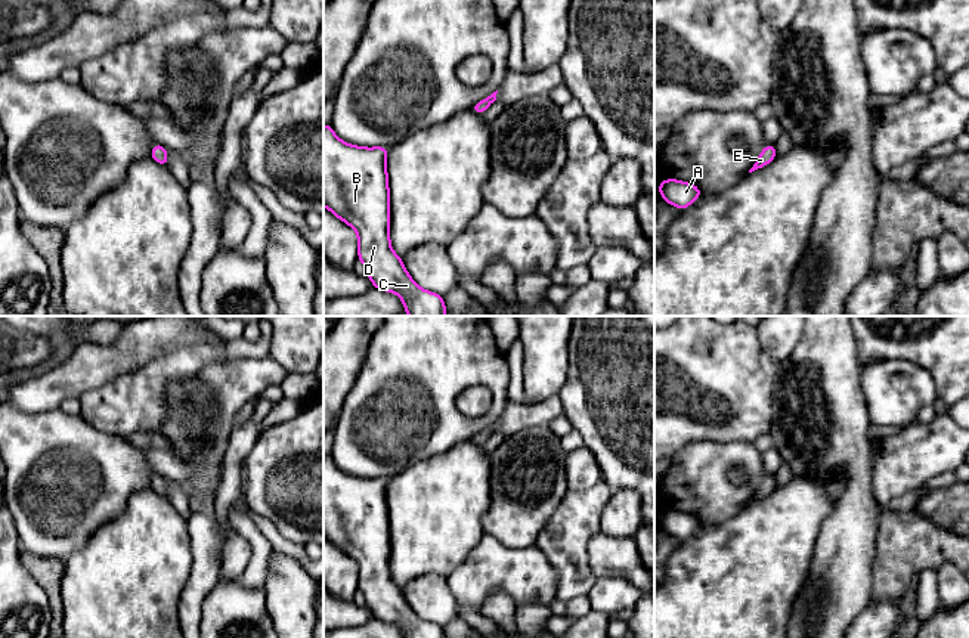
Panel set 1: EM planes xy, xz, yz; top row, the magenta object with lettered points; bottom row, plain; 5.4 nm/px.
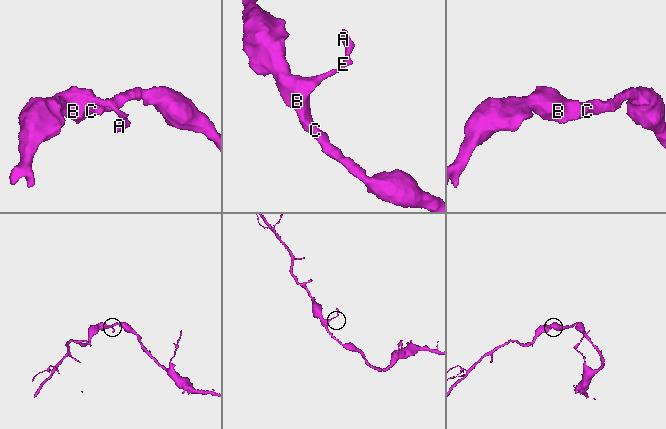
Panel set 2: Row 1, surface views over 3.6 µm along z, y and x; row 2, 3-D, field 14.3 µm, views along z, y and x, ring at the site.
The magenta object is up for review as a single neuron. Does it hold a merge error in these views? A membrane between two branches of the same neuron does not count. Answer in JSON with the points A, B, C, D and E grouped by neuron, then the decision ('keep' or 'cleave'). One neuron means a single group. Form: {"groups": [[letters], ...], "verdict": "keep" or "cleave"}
{"groups": [["A", "B", "C", "D", "E"]], "verdict": "keep"}

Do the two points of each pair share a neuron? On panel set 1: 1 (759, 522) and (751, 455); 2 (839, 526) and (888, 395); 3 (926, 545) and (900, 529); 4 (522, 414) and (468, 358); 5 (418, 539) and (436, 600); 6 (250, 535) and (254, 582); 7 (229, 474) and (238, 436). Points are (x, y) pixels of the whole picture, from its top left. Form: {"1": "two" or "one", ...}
{"1": "two", "2": "two", "3": "one", "4": "two", "5": "two", "6": "one", "7": "one"}

